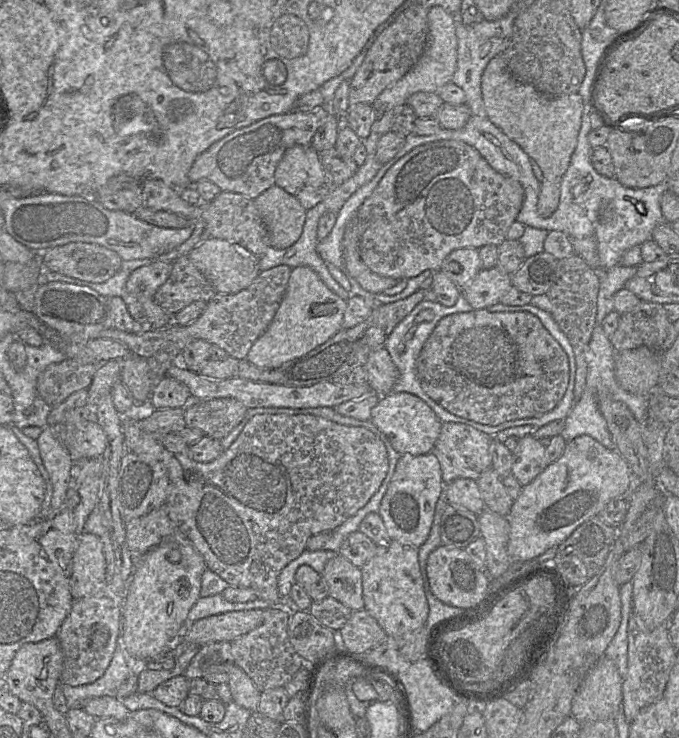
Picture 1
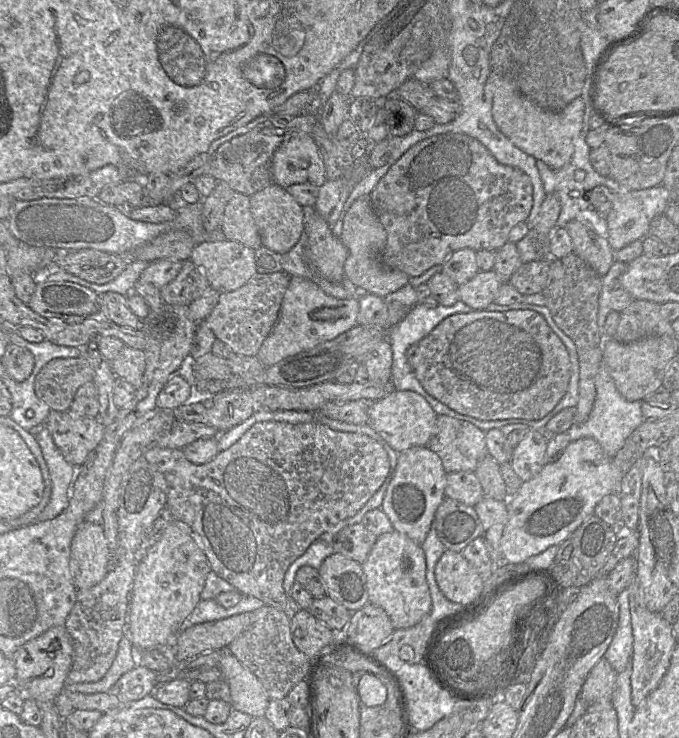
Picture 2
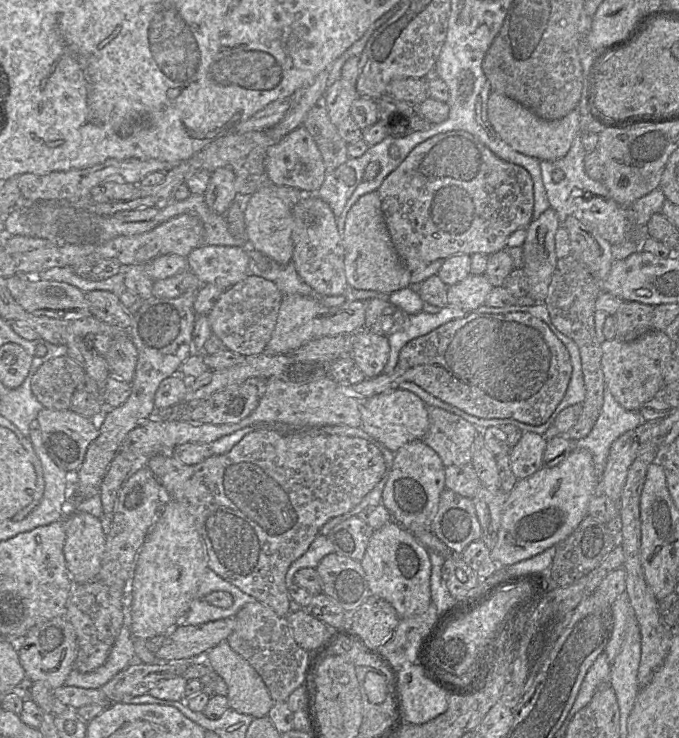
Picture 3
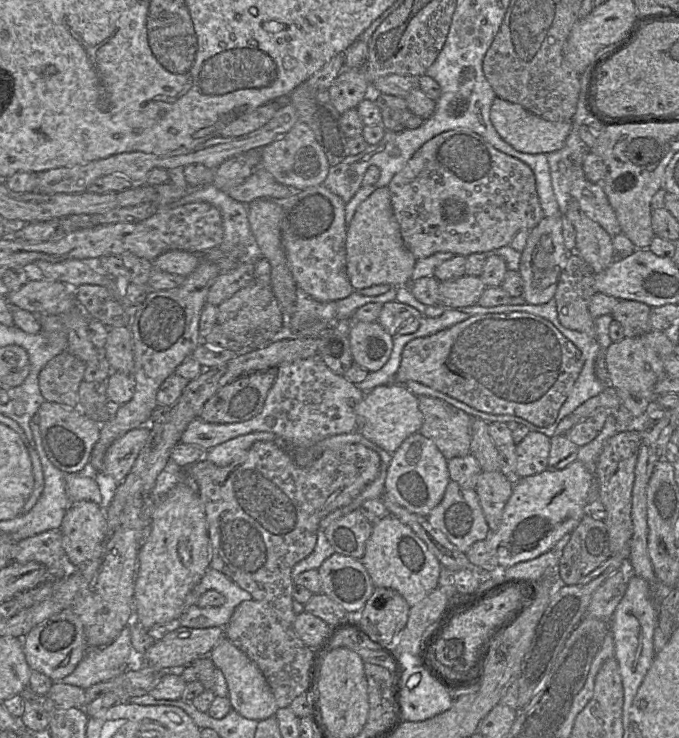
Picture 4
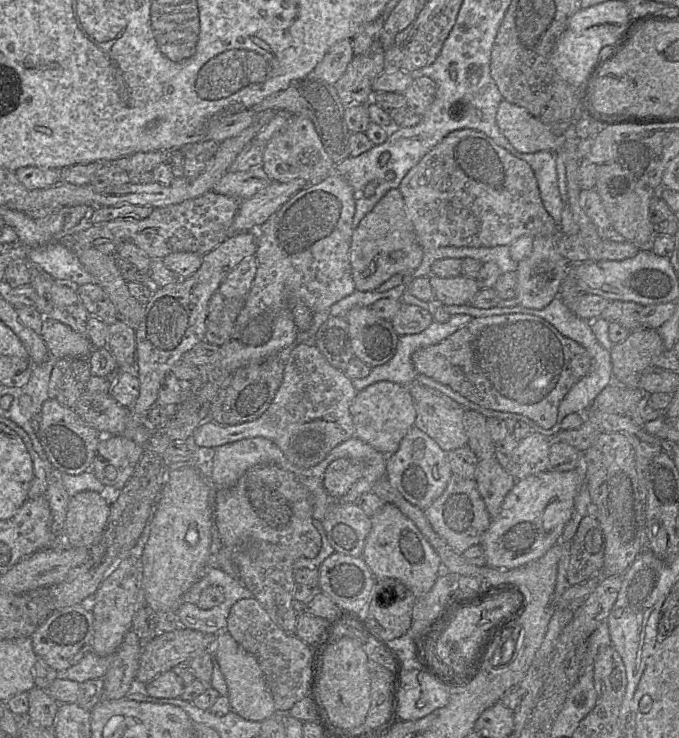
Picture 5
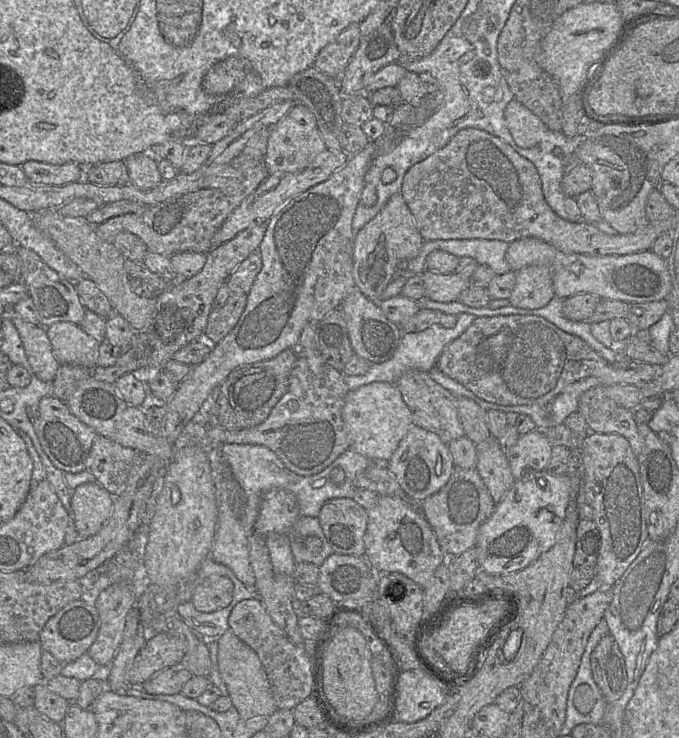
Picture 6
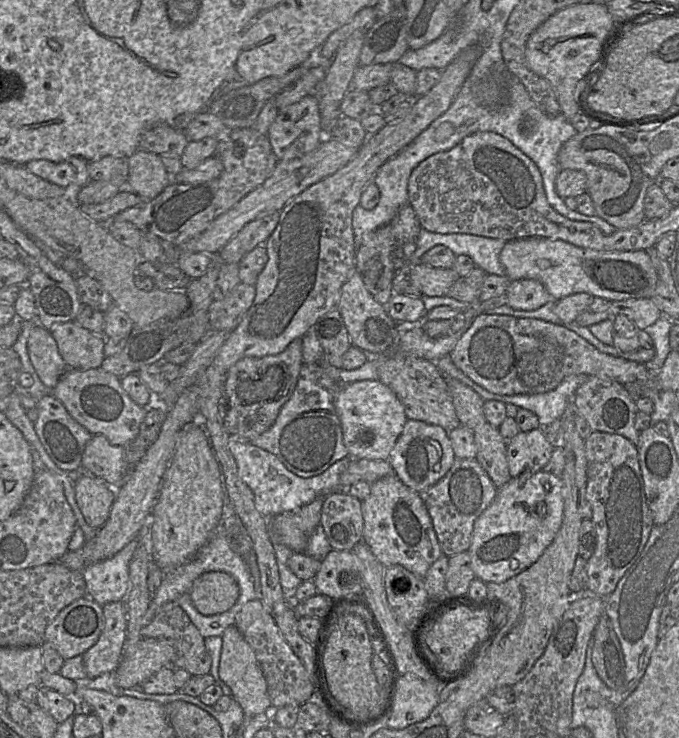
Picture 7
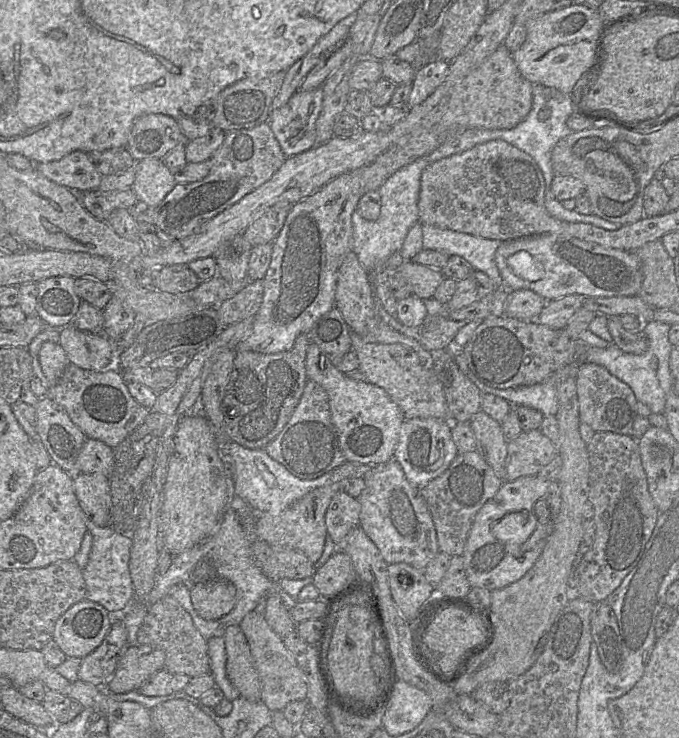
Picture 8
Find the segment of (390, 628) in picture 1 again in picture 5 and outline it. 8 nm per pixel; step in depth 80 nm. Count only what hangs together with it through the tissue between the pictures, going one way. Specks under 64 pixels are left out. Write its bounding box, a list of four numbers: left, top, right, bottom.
[362,503,449,598]

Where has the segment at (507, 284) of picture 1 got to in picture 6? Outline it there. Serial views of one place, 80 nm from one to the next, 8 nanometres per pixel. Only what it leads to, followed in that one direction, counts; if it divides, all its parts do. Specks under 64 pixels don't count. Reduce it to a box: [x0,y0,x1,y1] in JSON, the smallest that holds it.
[421,269,470,302]

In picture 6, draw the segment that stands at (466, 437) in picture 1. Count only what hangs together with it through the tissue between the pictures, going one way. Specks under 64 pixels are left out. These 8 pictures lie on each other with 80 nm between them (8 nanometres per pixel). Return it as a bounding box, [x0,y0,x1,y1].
[395,370,465,444]

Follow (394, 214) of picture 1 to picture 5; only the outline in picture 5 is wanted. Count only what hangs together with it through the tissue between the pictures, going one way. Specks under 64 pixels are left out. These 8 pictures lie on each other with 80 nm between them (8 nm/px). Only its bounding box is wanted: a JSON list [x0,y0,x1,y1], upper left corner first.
[399,129,640,262]

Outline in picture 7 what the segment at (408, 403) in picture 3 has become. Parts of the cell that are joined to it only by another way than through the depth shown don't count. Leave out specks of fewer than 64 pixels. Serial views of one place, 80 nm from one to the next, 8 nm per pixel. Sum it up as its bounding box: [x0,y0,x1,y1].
[334,380,408,461]

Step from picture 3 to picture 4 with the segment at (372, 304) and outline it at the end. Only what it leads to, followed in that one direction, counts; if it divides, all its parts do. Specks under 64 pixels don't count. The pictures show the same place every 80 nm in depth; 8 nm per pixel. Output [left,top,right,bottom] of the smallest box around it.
[377,301,424,336]

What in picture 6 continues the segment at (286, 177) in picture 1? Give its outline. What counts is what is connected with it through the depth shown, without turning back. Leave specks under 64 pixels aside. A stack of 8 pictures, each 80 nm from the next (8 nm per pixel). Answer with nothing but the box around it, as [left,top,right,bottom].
[264,105,326,174]

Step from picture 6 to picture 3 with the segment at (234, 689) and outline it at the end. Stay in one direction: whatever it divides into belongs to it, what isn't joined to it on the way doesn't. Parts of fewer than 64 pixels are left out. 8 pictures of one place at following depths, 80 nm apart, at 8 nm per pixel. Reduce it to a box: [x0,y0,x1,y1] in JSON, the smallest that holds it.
[203,641,275,718]

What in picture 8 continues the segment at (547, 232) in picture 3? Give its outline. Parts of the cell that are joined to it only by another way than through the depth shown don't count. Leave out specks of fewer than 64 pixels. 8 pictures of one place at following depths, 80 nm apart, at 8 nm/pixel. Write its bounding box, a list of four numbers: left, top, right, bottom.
[504,289,547,320]

